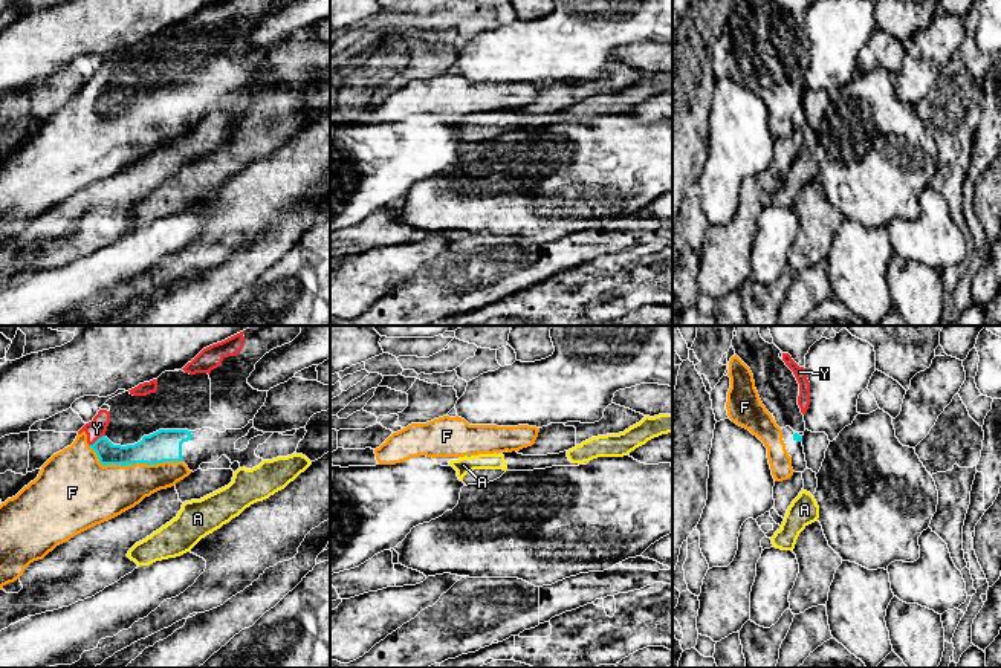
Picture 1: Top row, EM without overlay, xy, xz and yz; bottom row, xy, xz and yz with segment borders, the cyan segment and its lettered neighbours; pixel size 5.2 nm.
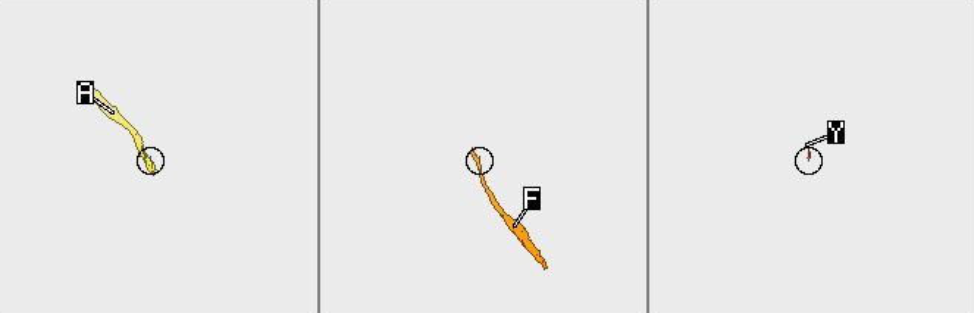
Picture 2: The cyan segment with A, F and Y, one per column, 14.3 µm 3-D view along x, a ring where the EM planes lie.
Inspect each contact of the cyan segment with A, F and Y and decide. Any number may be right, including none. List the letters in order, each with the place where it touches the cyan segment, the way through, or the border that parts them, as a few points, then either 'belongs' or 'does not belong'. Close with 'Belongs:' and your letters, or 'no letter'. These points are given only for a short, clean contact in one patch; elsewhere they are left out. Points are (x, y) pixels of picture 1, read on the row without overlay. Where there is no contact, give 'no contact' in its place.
A: no contact; does not belong
F: contact xy (133, 121); belongs
Y: contact xy (98, 97); belongs
Belongs: F, Y

